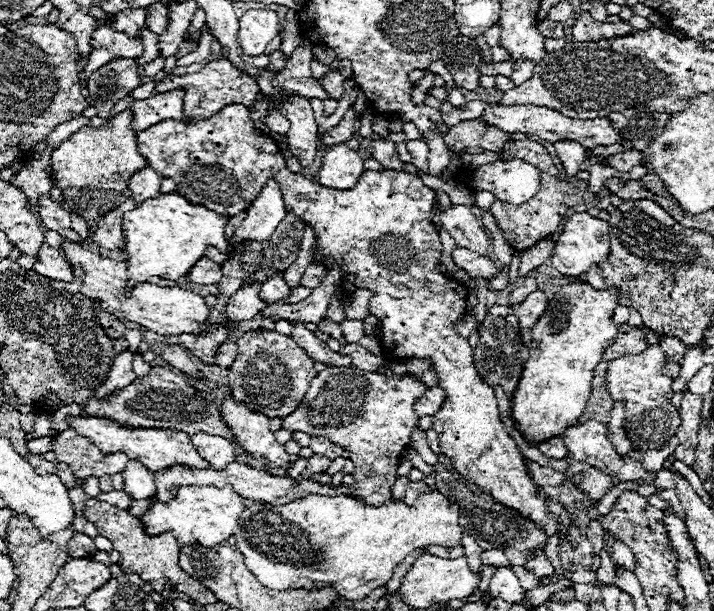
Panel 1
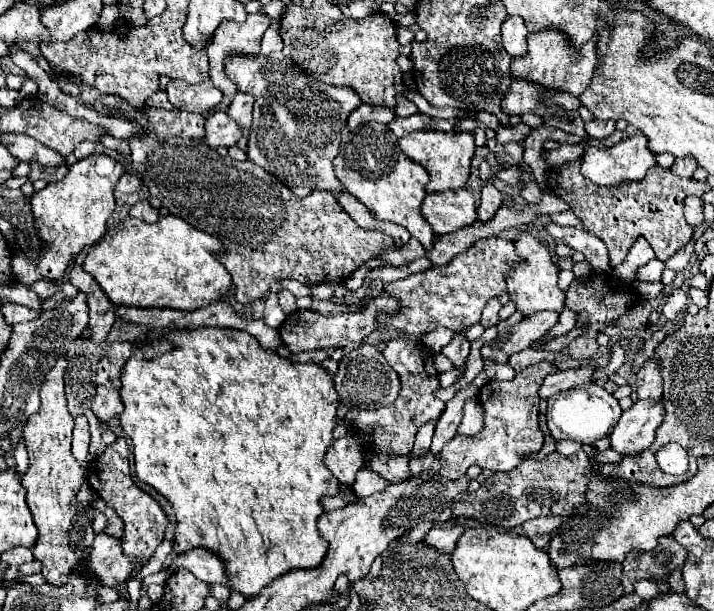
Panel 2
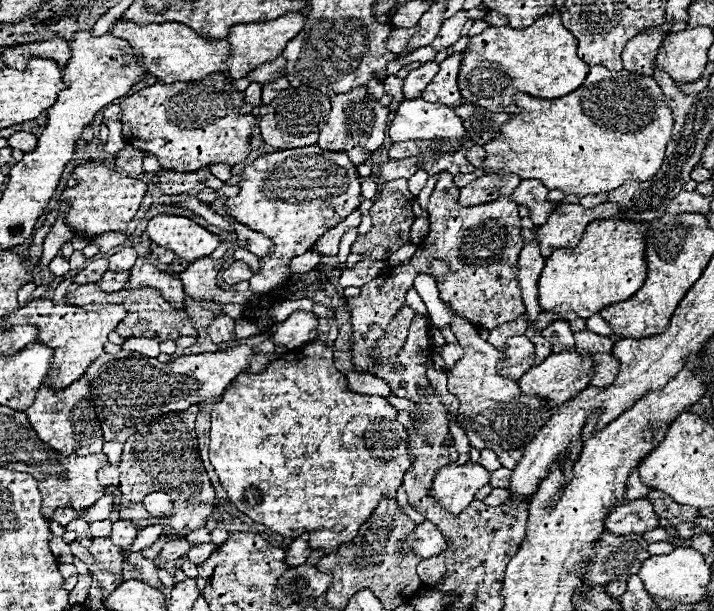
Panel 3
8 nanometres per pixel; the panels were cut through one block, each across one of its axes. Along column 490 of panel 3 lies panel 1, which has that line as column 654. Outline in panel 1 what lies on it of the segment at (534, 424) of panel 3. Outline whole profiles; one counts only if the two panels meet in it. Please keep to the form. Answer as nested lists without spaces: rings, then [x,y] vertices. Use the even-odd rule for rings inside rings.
[[[660,344],[648,347],[639,355],[625,355],[612,360],[606,368],[606,386],[610,388],[612,400],[626,402],[624,430],[630,442],[644,450],[658,450],[680,426],[680,414],[670,404],[672,398],[672,378],[662,374],[666,356]]]

